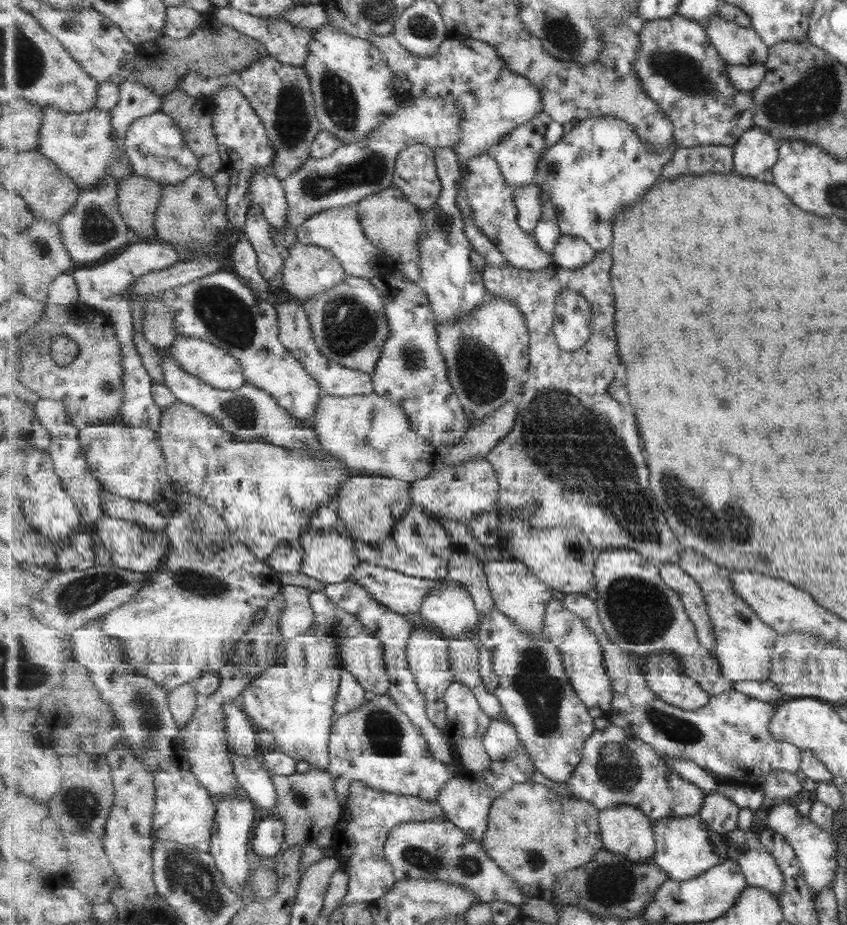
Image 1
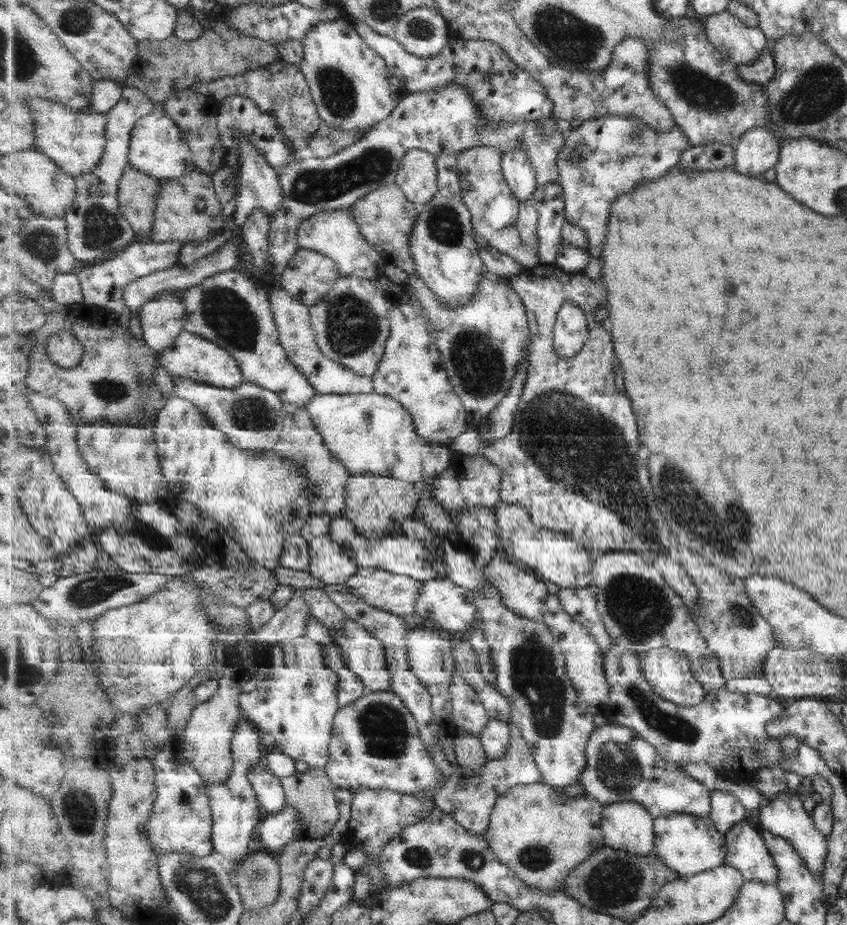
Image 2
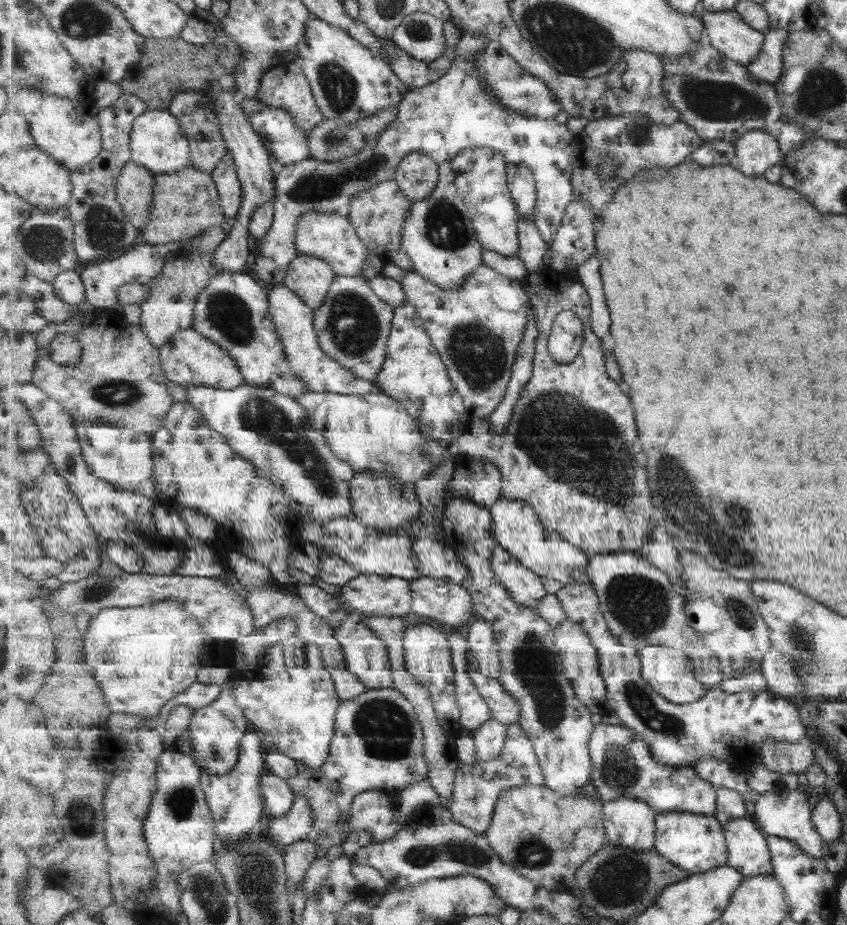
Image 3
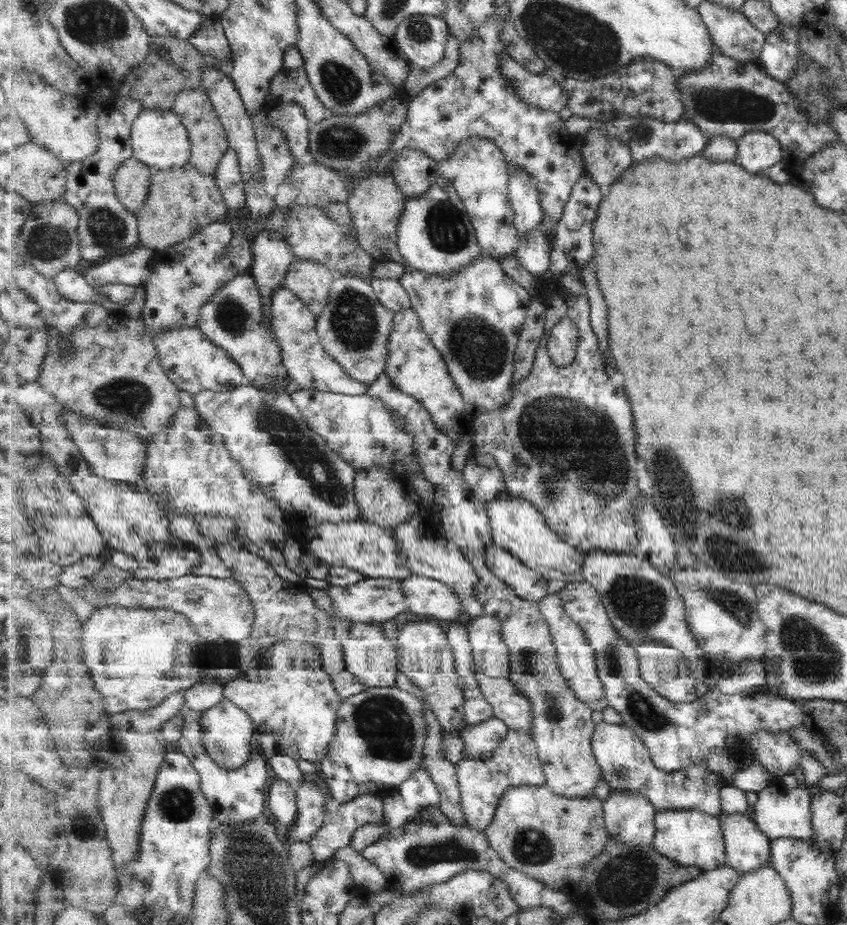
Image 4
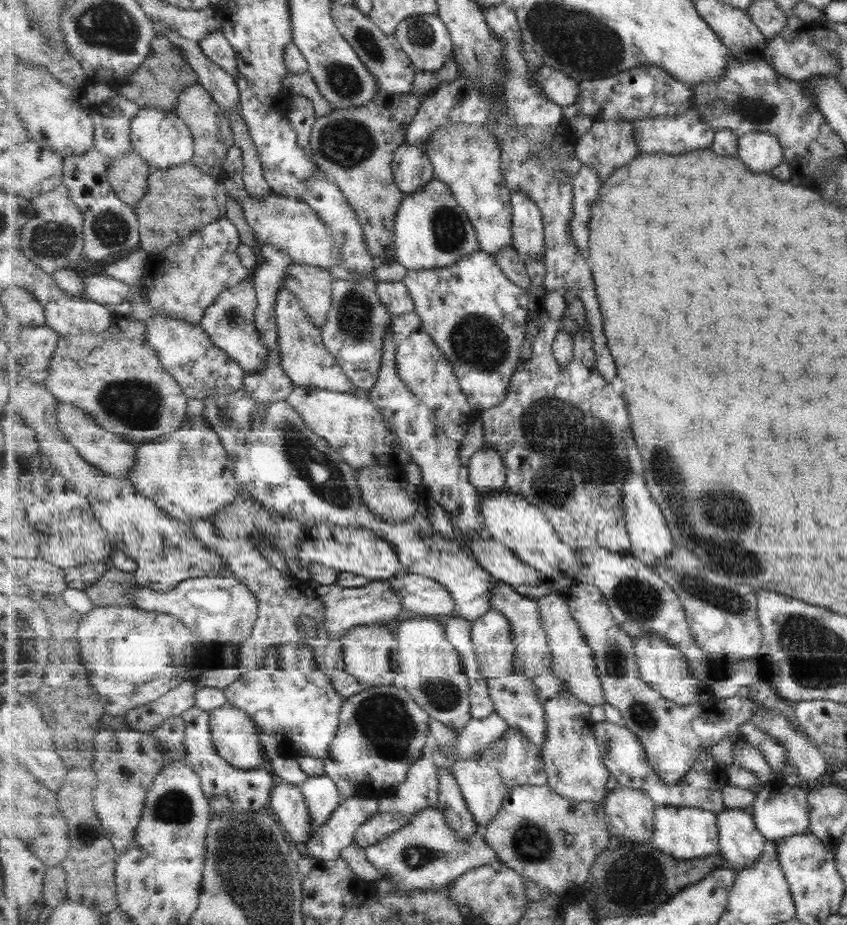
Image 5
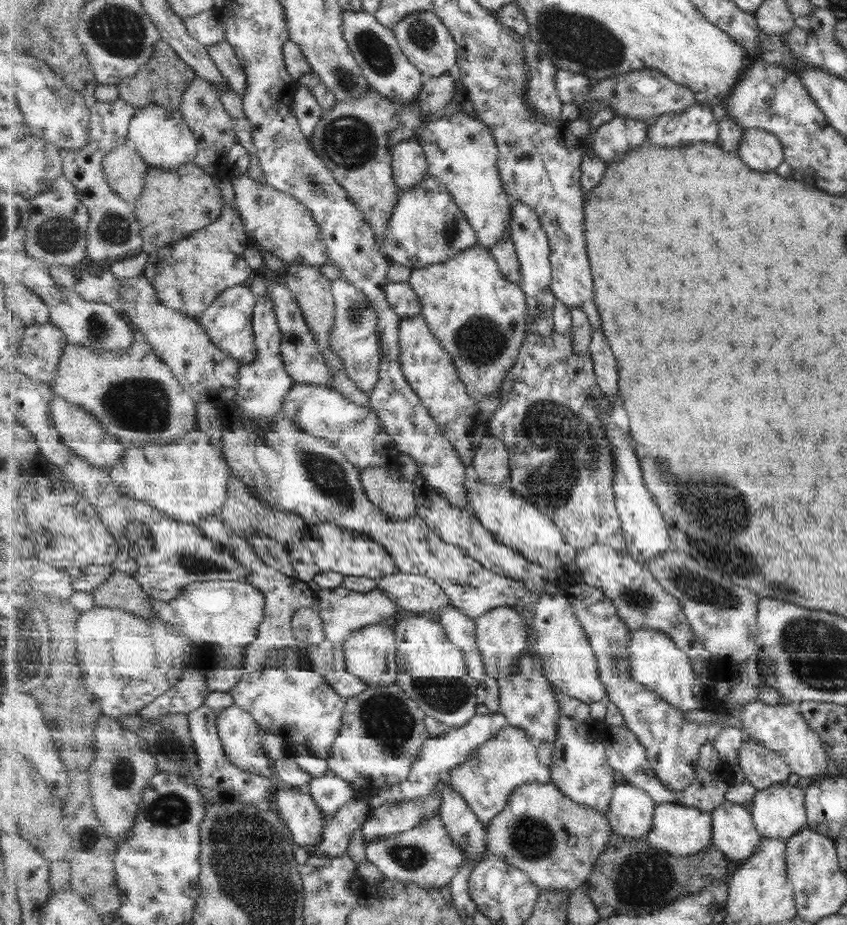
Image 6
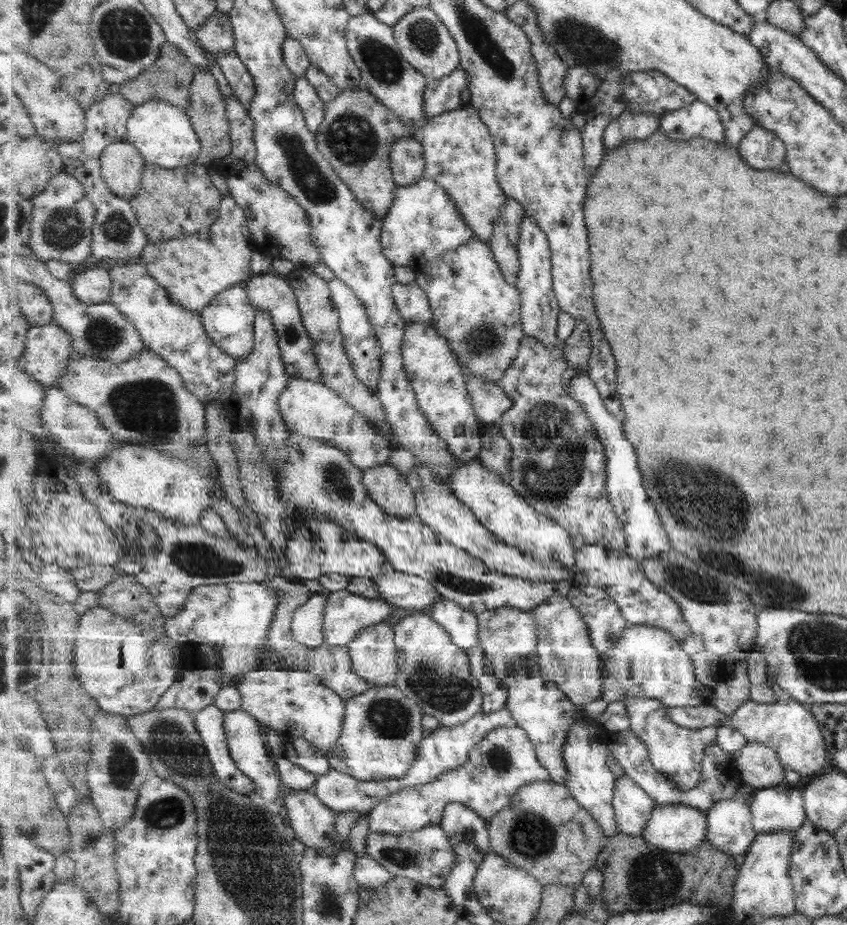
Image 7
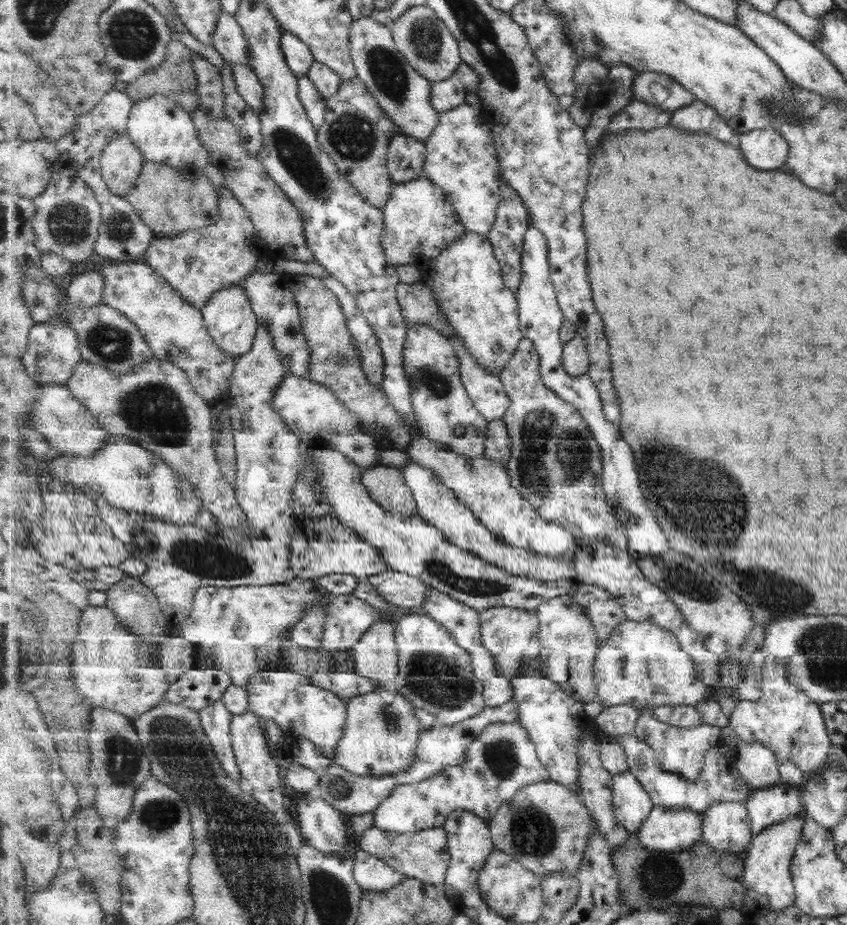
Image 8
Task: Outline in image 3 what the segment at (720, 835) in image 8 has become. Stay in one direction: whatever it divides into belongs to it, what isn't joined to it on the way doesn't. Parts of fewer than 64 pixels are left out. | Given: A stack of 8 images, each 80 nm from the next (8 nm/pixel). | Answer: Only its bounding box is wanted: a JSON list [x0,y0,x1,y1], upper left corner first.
[724,816,774,878]

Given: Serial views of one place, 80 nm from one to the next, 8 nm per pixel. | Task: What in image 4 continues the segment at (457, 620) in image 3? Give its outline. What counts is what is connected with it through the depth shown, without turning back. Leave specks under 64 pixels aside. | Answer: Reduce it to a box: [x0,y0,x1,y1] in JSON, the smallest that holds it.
[399,574,465,624]

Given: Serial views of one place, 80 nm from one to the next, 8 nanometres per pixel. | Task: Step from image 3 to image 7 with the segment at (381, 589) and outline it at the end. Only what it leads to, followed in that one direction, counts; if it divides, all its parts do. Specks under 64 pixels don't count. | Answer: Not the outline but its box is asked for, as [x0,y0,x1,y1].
[324,589,390,647]

